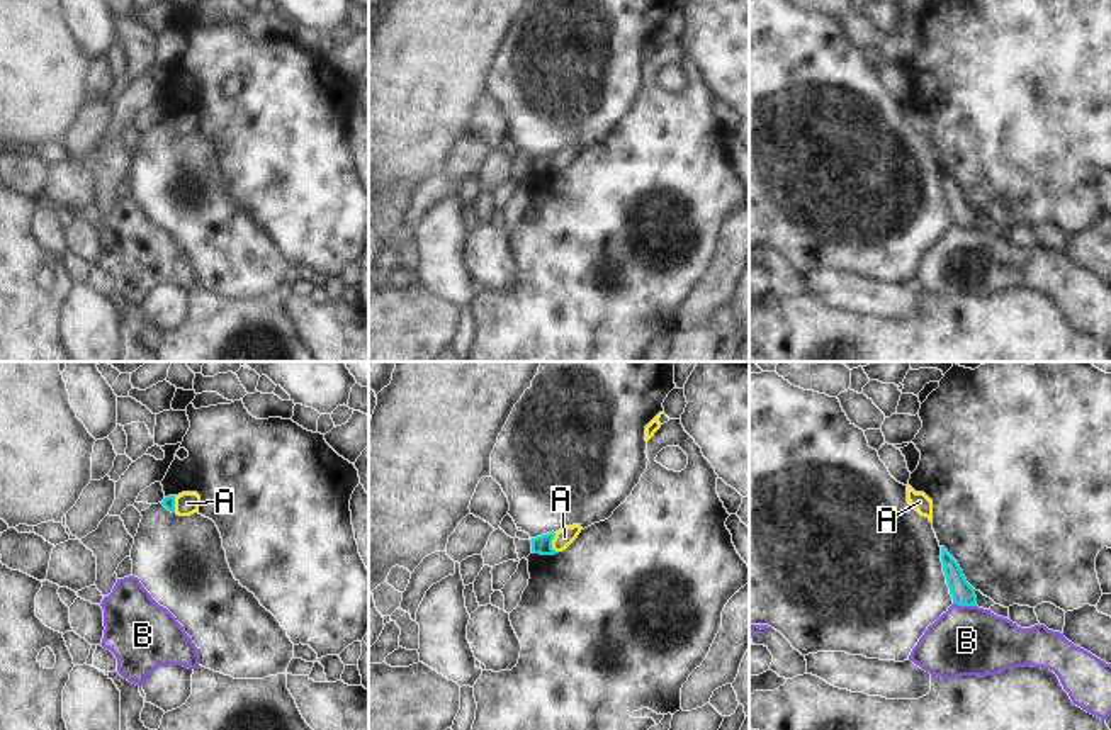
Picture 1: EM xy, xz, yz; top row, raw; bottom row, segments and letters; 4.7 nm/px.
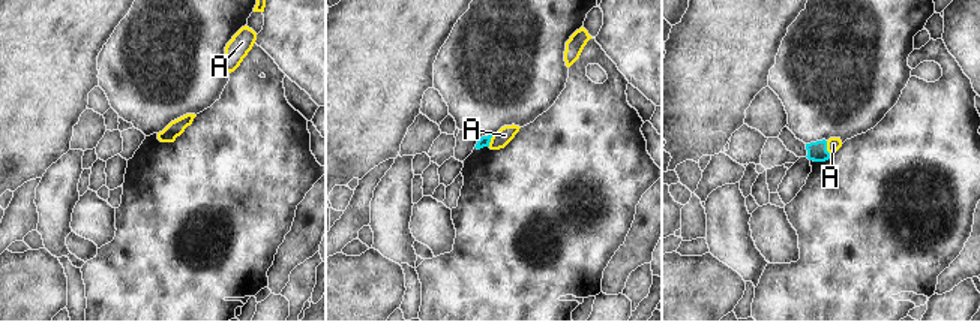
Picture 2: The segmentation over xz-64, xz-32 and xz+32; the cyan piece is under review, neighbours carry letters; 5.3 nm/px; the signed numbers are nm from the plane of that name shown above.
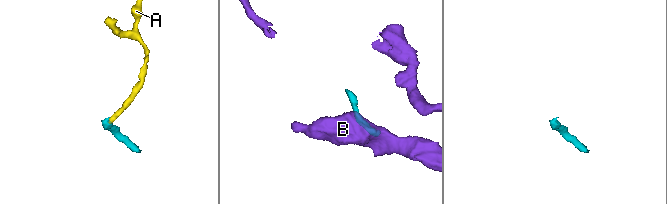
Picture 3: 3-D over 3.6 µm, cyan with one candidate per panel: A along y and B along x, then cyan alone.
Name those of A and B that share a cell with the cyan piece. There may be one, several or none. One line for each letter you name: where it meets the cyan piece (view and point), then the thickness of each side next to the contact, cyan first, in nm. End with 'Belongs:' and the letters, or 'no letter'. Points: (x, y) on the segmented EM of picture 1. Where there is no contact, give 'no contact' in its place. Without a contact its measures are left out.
A: meets cyan in xz at (551, 544); 90 nm thick on the cyan side, 90 nm on the other
Belongs: A

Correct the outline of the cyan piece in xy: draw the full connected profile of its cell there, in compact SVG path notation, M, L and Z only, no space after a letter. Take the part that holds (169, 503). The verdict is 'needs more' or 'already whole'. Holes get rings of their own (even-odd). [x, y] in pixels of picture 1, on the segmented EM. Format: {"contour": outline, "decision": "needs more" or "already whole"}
{"contour": "M182 492L165 497L161 504L178 516L190 516L199 511L200 496L197 492Z", "decision": "needs more"}

